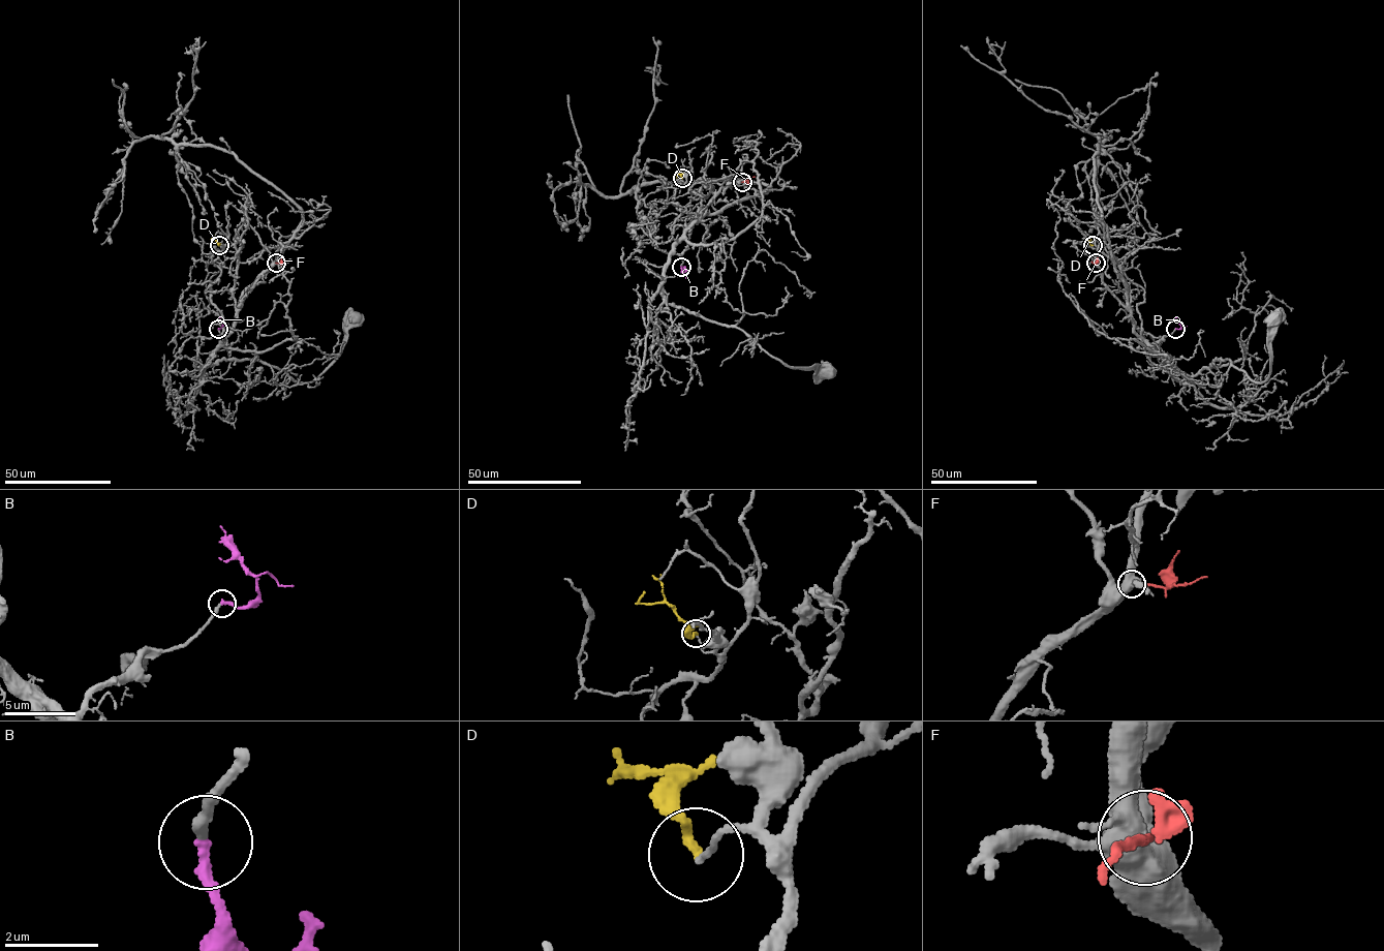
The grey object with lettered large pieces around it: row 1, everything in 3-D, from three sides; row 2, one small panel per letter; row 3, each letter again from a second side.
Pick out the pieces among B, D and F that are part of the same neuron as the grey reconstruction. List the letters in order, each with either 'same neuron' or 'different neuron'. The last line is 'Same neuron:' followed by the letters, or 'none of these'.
B: same neuron
D: different neuron
F: different neuron
Same neuron: B

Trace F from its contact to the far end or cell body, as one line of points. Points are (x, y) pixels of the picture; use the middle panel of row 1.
F: (742, 182), (755, 177)

